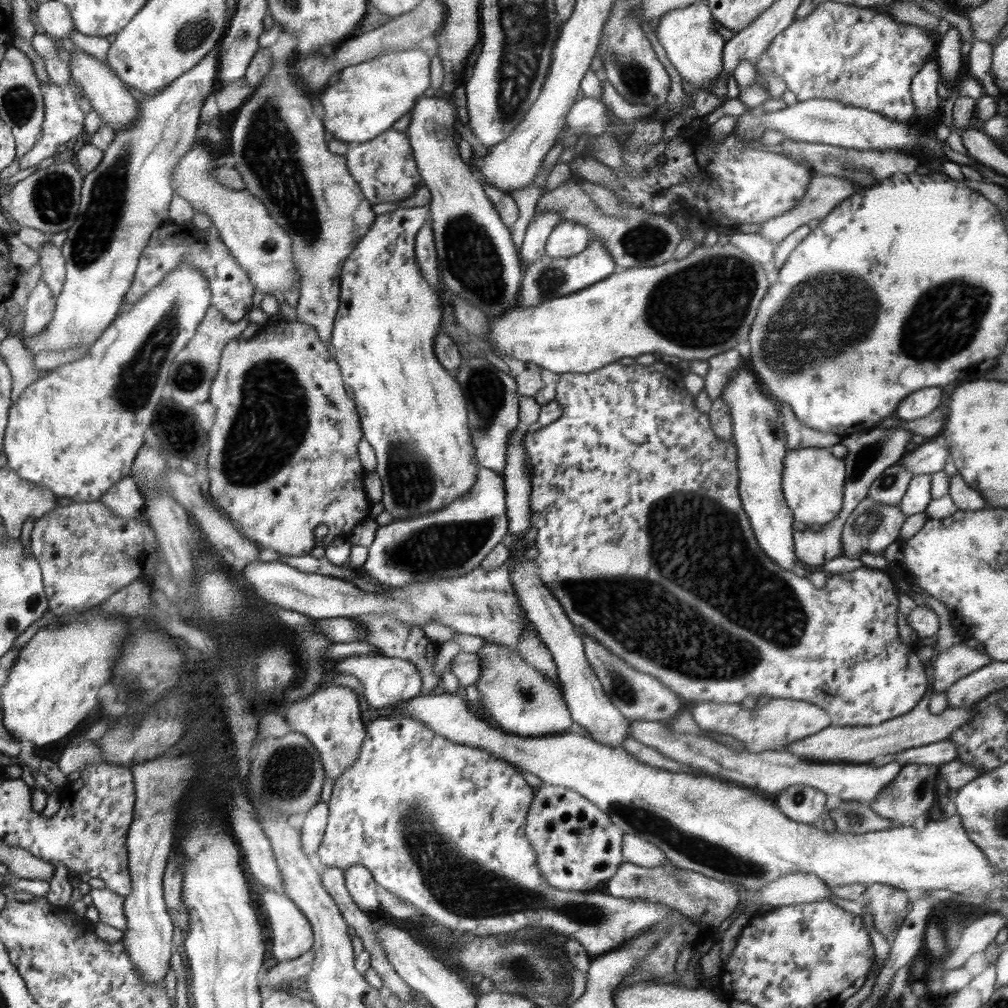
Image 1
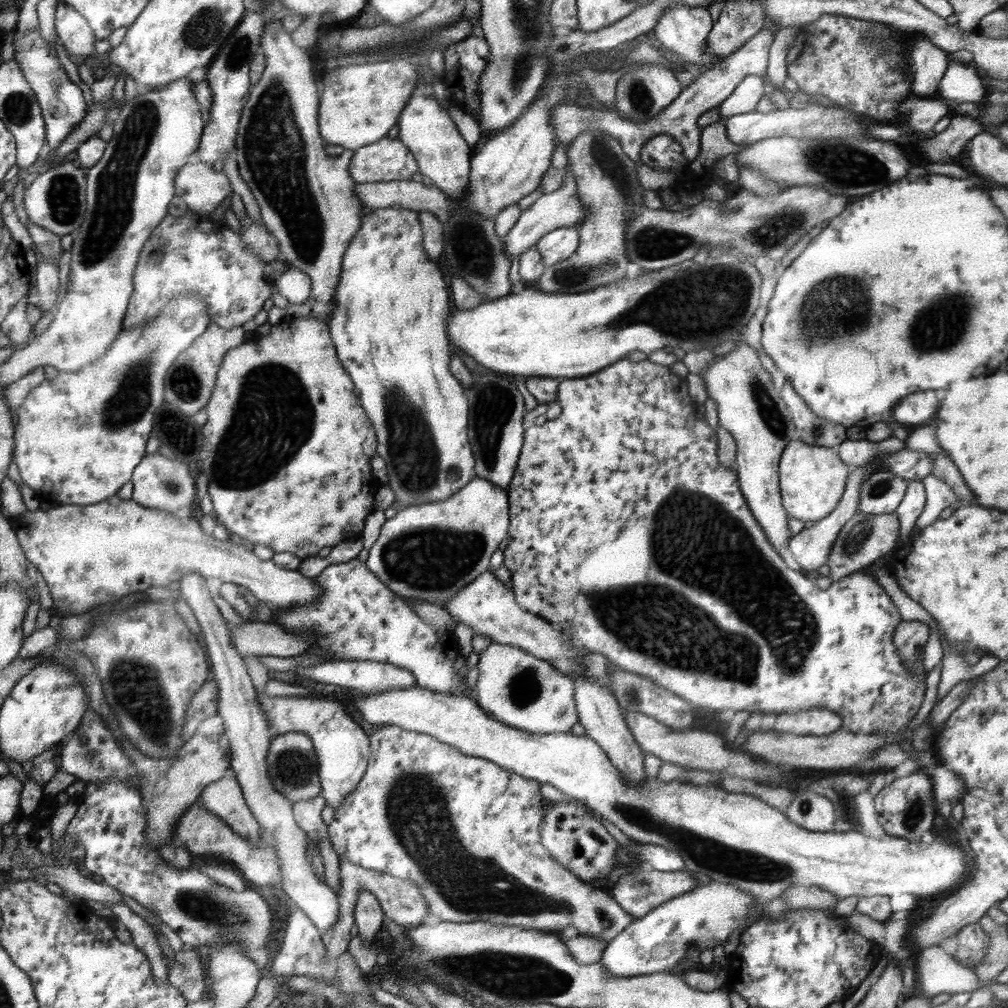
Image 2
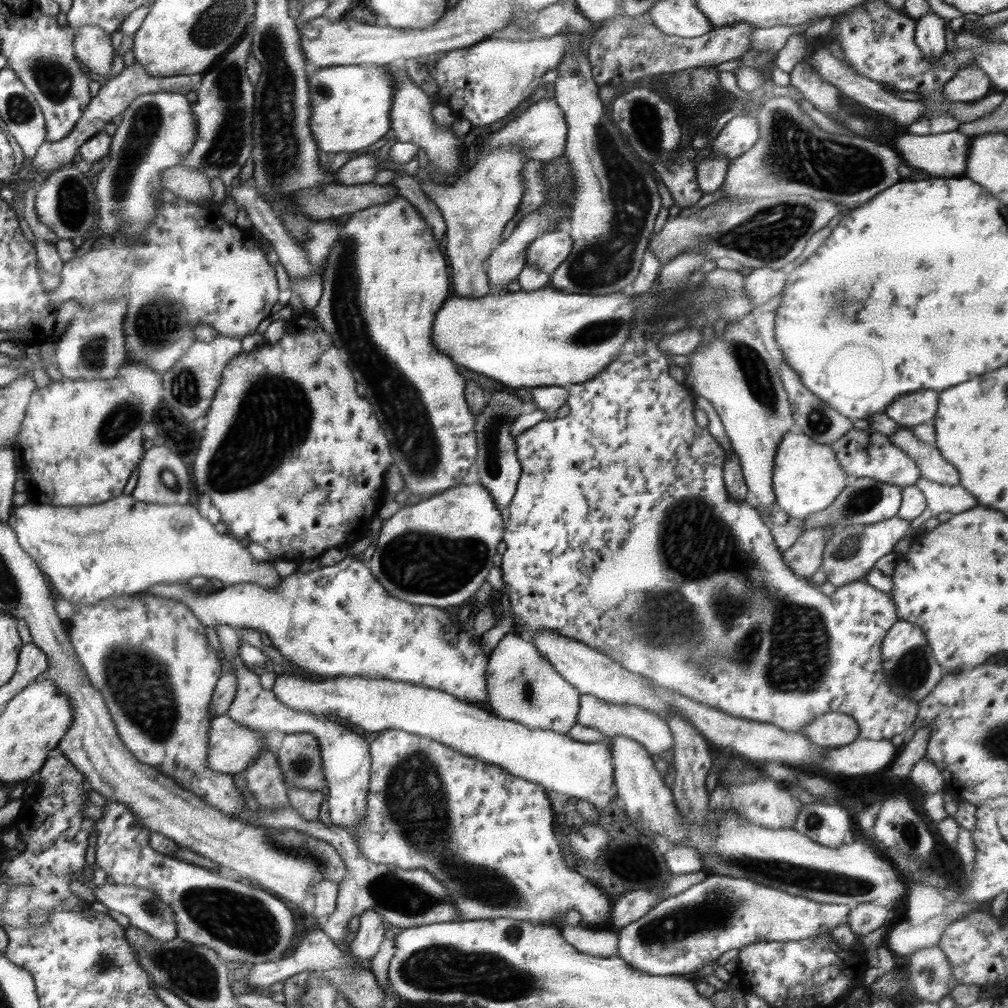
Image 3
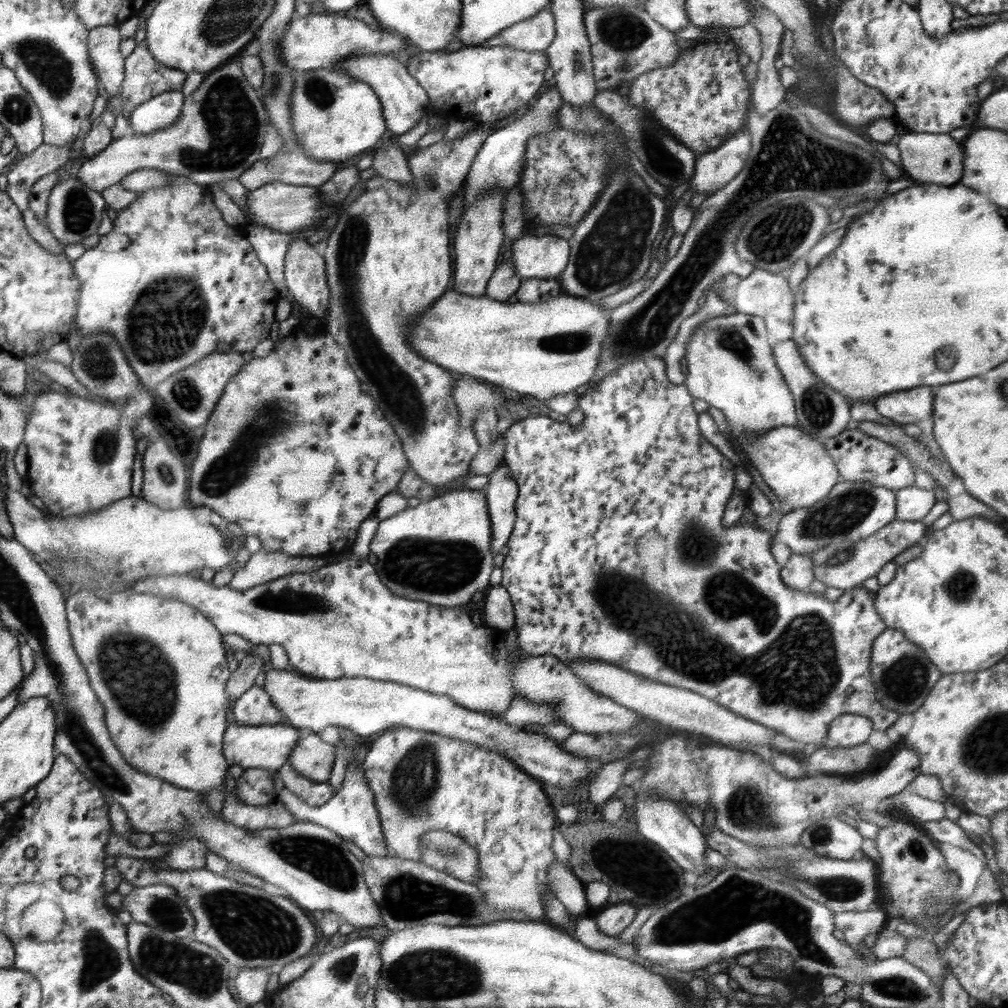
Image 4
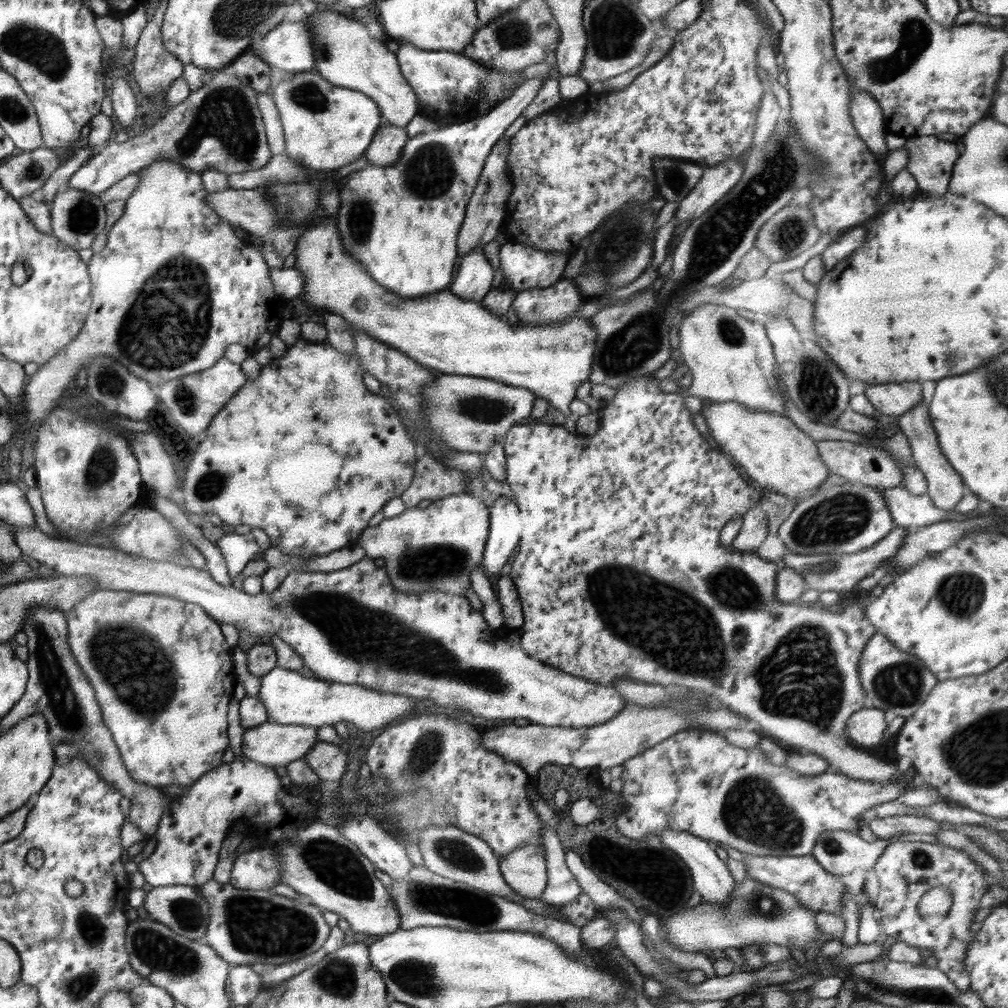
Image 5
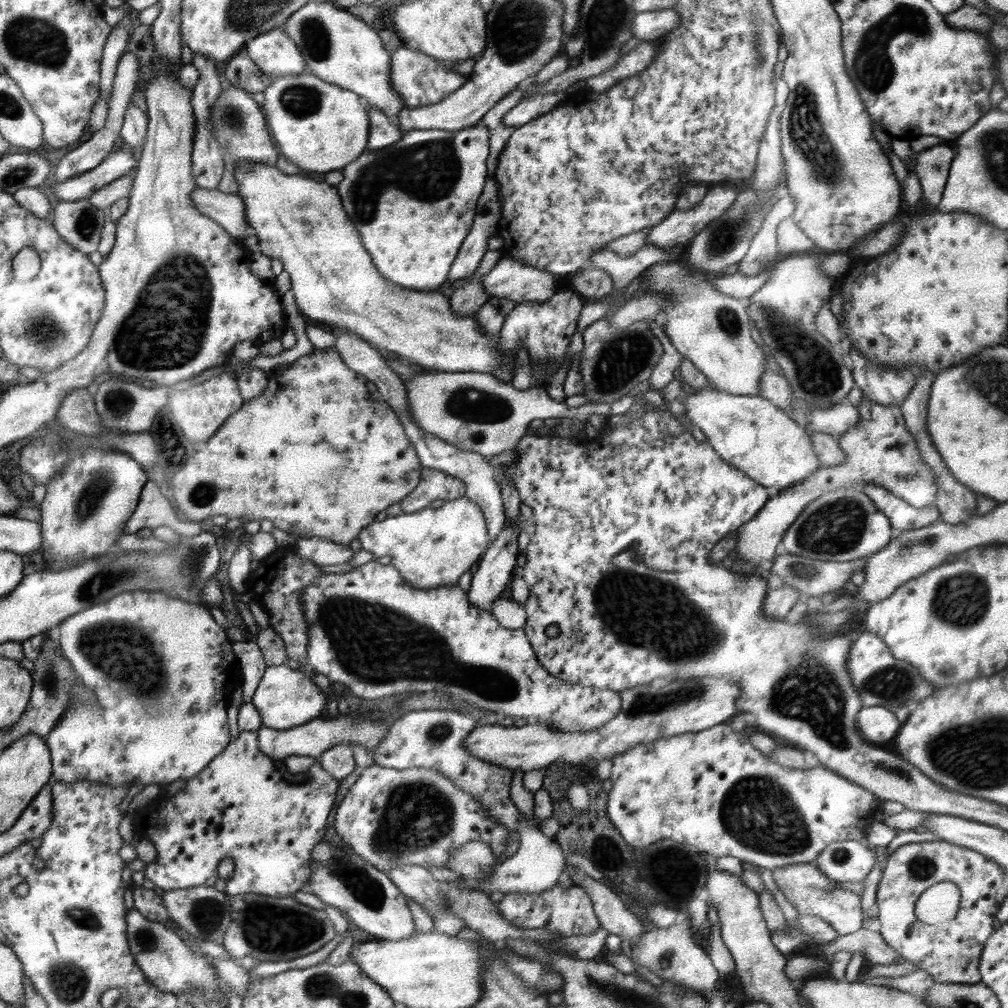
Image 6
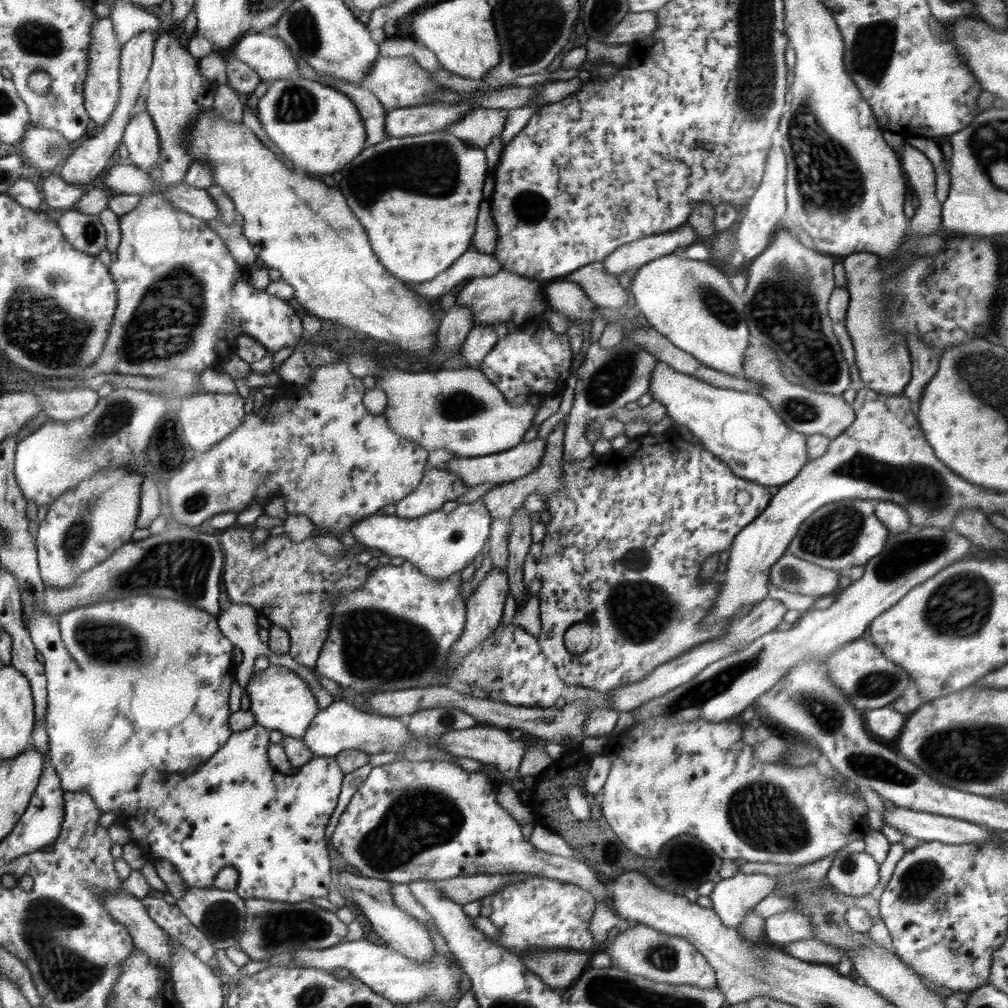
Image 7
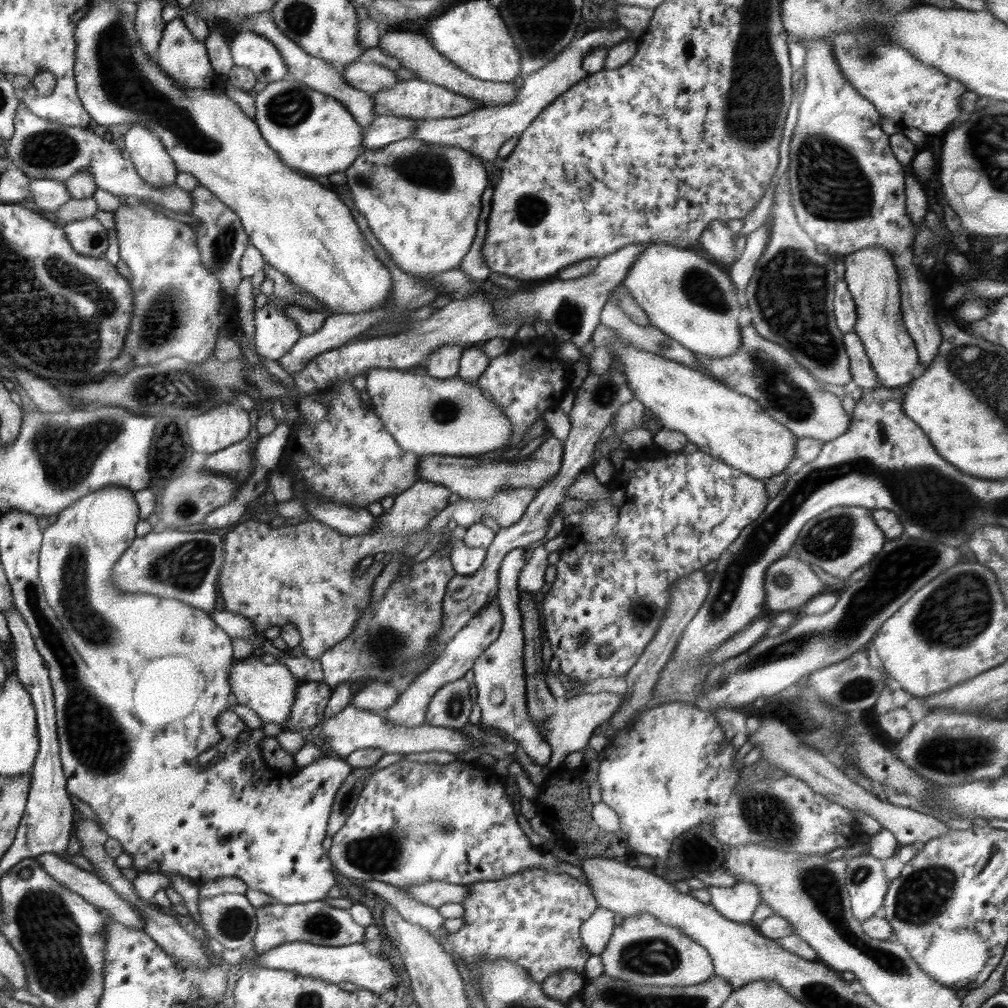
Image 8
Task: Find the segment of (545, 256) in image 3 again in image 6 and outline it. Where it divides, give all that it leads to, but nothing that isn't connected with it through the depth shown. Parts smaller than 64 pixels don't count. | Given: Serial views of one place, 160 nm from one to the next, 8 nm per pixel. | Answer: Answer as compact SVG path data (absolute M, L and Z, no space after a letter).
M502 256L481 281L491 300L508 298L520 304L548 300L564 282L556 278L551 272L534 268L523 260Z

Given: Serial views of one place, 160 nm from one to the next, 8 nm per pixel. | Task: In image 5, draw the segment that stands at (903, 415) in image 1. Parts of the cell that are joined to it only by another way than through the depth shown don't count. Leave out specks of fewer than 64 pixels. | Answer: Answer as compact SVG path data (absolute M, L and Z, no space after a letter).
M919 382L864 384L866 398L872 407L885 415L898 416L916 408L923 401L922 387Z

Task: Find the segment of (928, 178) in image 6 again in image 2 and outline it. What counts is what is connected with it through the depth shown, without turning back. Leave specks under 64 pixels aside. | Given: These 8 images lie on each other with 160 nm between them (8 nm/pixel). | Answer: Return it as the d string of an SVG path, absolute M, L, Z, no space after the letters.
M954 114L946 130L935 134L934 140L922 140L918 147L933 163L950 164L968 146L971 138L984 130L984 125L968 114Z

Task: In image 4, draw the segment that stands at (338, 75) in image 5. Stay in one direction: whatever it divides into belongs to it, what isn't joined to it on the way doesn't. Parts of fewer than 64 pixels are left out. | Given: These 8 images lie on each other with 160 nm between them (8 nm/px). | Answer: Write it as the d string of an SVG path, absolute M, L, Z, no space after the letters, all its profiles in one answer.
M392 54L353 56L336 63L333 68L345 70L352 78L370 85L380 99L387 129L394 134L402 135L408 132L426 114L425 106L429 104L427 92L414 76L410 76L407 66Z

